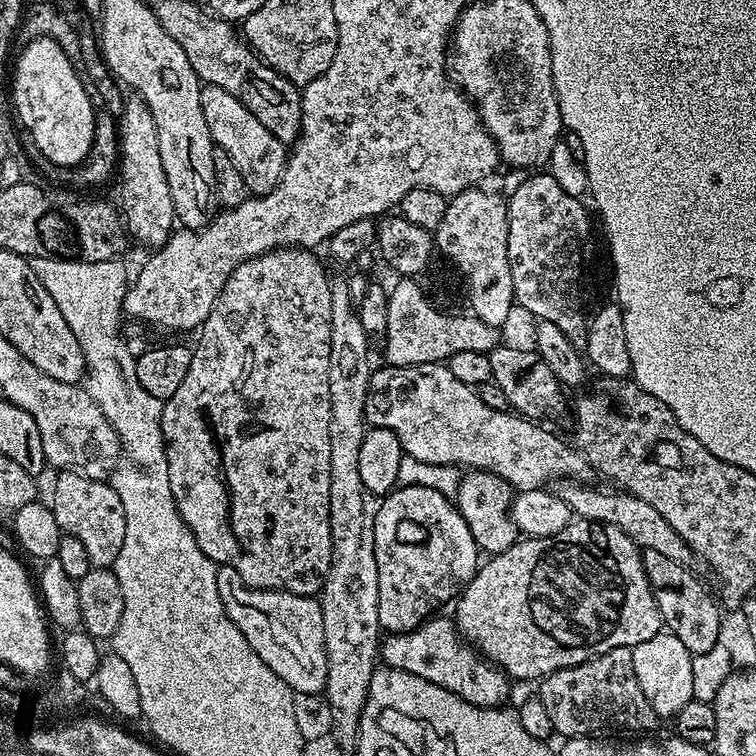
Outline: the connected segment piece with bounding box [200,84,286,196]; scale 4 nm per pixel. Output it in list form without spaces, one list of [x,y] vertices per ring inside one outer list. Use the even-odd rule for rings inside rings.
[[[204,84],[200,90],[202,98],[202,114],[206,114],[206,126],[212,136],[215,147],[226,150],[230,154],[230,162],[234,162],[236,169],[242,174],[242,182],[246,182],[249,193],[264,196],[280,181],[286,159],[286,146],[242,106],[234,94],[222,90],[213,84]]]

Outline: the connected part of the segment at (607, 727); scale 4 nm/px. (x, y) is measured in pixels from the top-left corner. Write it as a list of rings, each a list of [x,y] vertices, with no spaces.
[[[615,648],[593,660],[582,662],[578,666],[570,666],[544,677],[538,684],[538,695],[542,706],[546,706],[546,714],[552,723],[552,731],[557,737],[594,736],[612,734],[608,732],[628,732],[624,734],[648,734],[658,723],[656,711],[650,706],[646,694],[642,694],[642,686],[638,682],[638,674],[634,674],[634,658],[631,648]]]

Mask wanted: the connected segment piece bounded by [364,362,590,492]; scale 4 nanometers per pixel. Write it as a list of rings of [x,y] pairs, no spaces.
[[[447,363],[419,364],[405,368],[383,366],[376,368],[369,378],[369,388],[366,394],[366,410],[364,419],[373,428],[390,430],[398,438],[404,448],[406,456],[413,456],[421,462],[434,464],[448,464],[461,466],[468,470],[493,472],[498,474],[513,489],[525,492],[535,488],[551,485],[551,480],[563,482],[565,480],[589,479],[590,465],[579,448],[568,444],[560,436],[551,432],[551,427],[543,423],[527,420],[509,410],[494,410],[478,398],[475,388],[466,386],[466,382],[458,382],[454,374],[450,374]]]

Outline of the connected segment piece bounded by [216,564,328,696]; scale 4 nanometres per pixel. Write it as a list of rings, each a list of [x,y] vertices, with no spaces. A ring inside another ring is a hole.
[[[221,564],[217,567],[216,573],[218,574],[218,598],[222,598],[222,606],[230,622],[234,622],[234,626],[242,630],[242,638],[250,642],[250,650],[254,650],[254,654],[258,654],[258,658],[262,658],[262,662],[266,662],[266,666],[270,666],[270,670],[274,670],[274,674],[282,678],[282,682],[290,685],[293,693],[305,692],[308,696],[314,695],[315,692],[316,695],[323,693],[328,677],[328,663],[326,662],[326,638],[322,634],[322,610],[319,599],[316,596],[299,596],[289,592],[251,588],[249,584],[242,582],[234,566]]]

